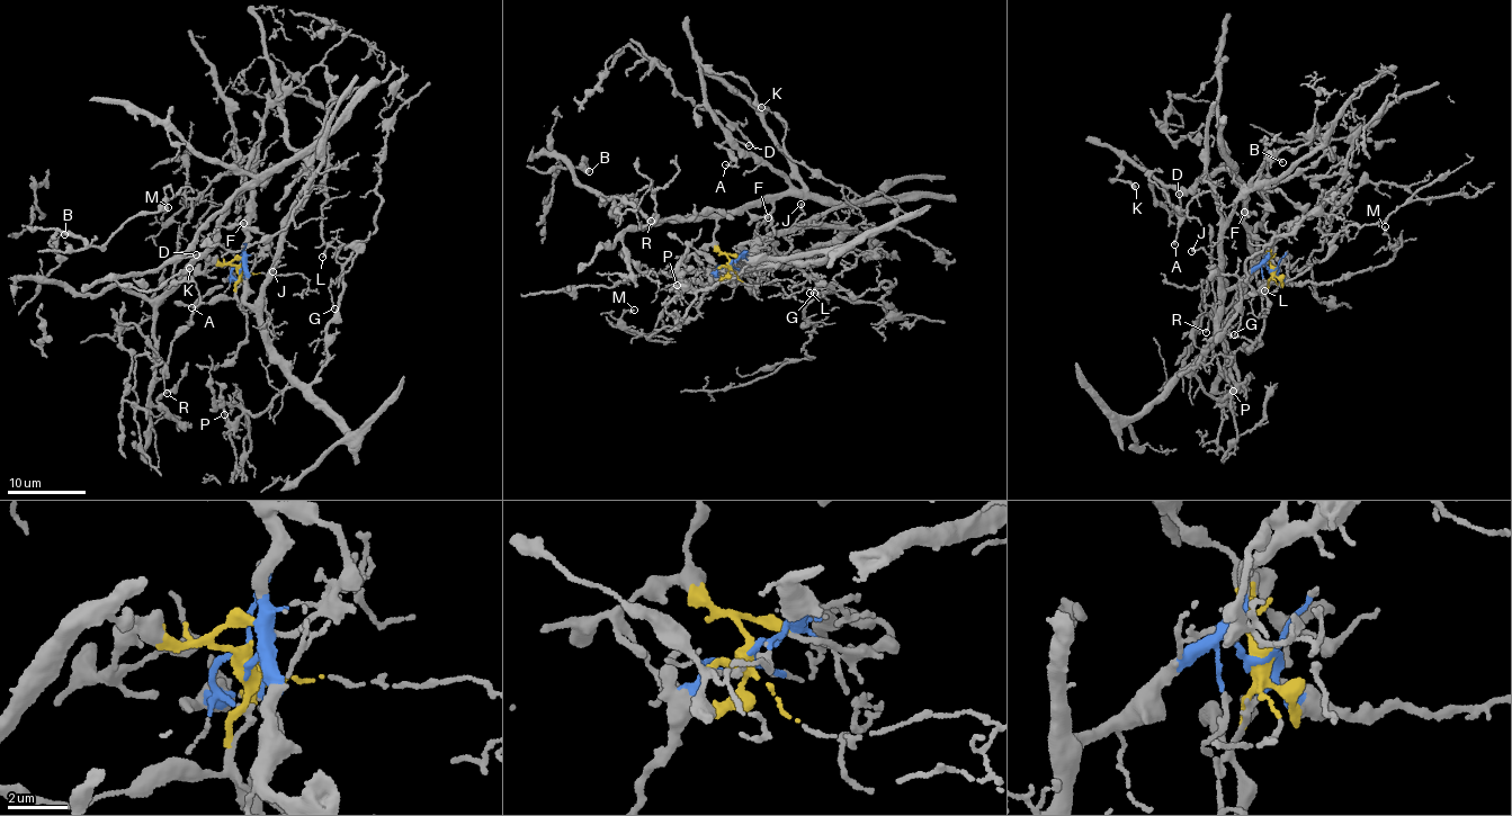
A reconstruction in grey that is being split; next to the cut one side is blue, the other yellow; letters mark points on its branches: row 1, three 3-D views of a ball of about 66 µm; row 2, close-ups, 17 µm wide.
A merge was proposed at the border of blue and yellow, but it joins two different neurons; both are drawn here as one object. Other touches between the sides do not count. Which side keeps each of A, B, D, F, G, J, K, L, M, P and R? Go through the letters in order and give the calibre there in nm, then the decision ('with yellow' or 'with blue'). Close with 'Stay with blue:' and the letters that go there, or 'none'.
A: calibre 150 nm; with yellow
B: calibre 170 nm; with yellow
D: calibre 130 nm; with yellow
F: calibre 360 nm; with yellow
G: calibre 90 nm; with blue
J: calibre 160 nm; with blue
K: calibre 280 nm; with yellow
L: calibre 150 nm; with blue
M: calibre 130 nm; with blue
P: calibre 180 nm; with blue
R: calibre 120 nm; with yellow
Stay with blue: G, J, L, M, P

